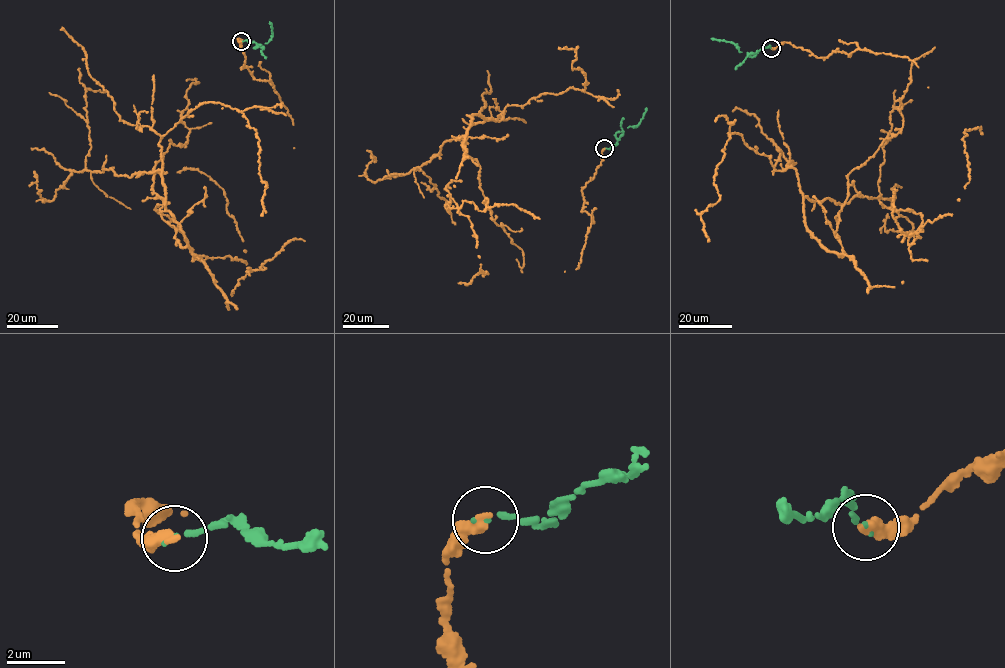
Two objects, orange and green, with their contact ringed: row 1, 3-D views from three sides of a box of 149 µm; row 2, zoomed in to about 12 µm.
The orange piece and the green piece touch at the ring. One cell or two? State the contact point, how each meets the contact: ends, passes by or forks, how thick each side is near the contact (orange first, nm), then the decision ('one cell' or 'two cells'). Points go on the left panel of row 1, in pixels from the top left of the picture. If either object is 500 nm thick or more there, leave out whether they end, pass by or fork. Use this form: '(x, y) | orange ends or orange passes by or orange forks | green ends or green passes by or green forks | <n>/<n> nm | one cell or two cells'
(241, 41) | orange ends | green ends | 440/180 nm | one cell

